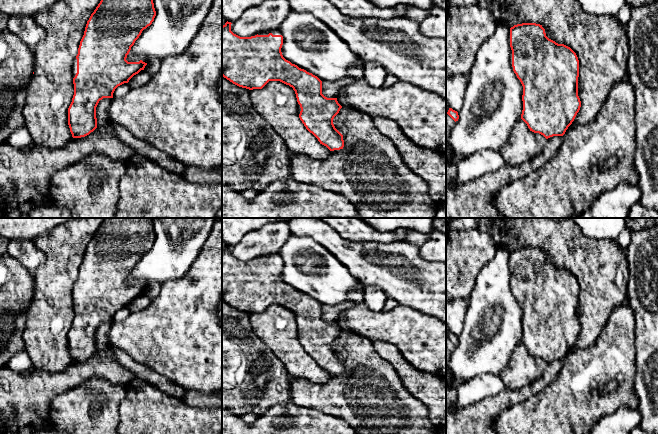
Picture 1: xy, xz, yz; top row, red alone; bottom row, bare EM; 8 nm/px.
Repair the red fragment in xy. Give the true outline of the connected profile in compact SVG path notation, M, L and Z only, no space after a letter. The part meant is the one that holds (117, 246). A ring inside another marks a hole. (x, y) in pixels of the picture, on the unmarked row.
M104 218L87 245L73 286L74 319L68 332L68 349L73 362L89 359L97 352L96 331L103 322L113 322L115 313L129 304L147 287L126 284L131 271L156 240L152 218Z

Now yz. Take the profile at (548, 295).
M522 247L510 252L512 291L523 310L521 343L530 355L546 363L563 360L581 331L578 320L579 284L576 277L564 268L546 260L540 248Z

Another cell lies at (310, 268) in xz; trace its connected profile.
M291 235L283 244L279 254L283 260L281 272L283 281L317 300L321 305L339 305L347 301L348 292L360 283L345 265L311 237Z

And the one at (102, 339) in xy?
M103 322L96 331L97 352L106 350L110 347L108 332L112 322Z

